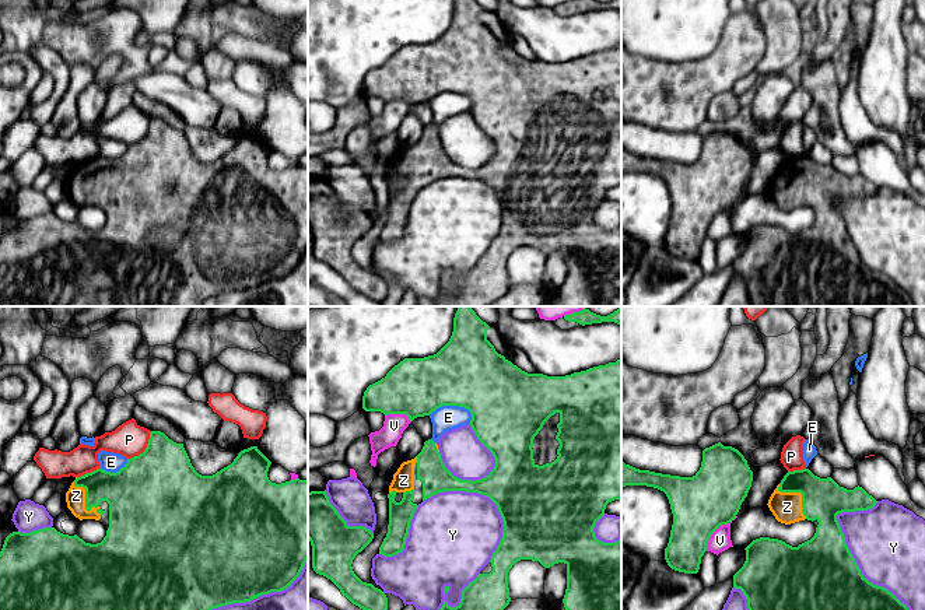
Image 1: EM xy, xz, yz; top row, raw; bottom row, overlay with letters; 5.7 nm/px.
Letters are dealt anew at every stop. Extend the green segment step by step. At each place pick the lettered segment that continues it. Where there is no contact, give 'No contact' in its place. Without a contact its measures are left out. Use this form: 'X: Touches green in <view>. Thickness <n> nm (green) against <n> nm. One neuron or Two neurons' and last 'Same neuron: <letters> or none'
E: Touches green in xz. Thickness 400 nm (green) against 140 nm. Two neurons
P: Touches green in xy. Thickness 480 nm (green) against 200 nm. Two neurons
V: Touches green in yz. Thickness 340 nm (green) against 120 nm. Two neurons
Y: Touches green in yz. Thickness 500 nm (green) against 420 nm. Two neurons
Z: Touches green in xy. Thickness 260 nm (green) against 110 nm. One neuron
Same neuron: Z

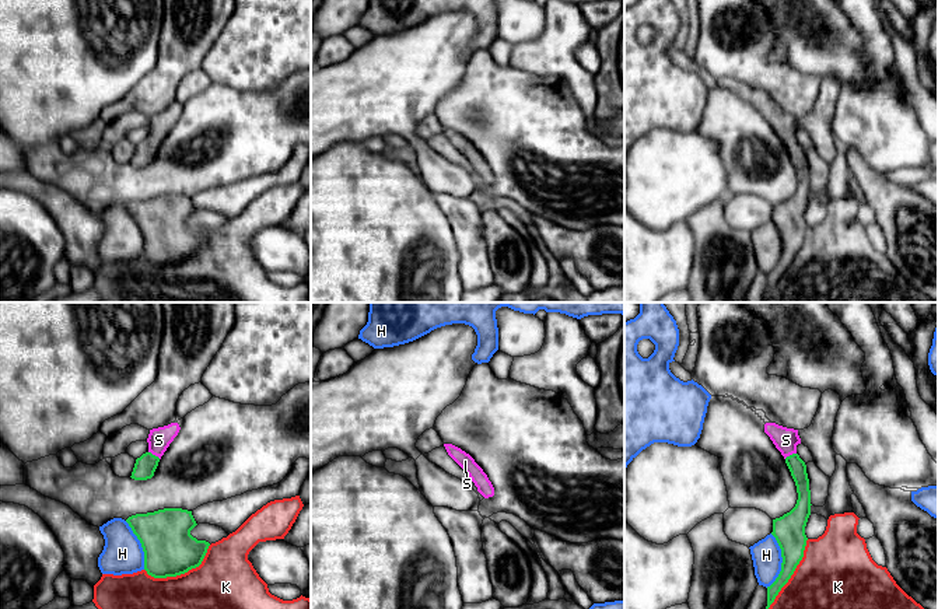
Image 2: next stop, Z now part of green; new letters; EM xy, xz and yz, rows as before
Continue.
H: Touches green in yz. Thickness 180 nm (green) against 170 nm. Two neurons
K: Touches green in xy. Thickness 300 nm (green) against 480 nm. Two neurons
S: Touches green in xy. Thickness 120 nm (green) against 130 nm. One neuron
Same neuron: S

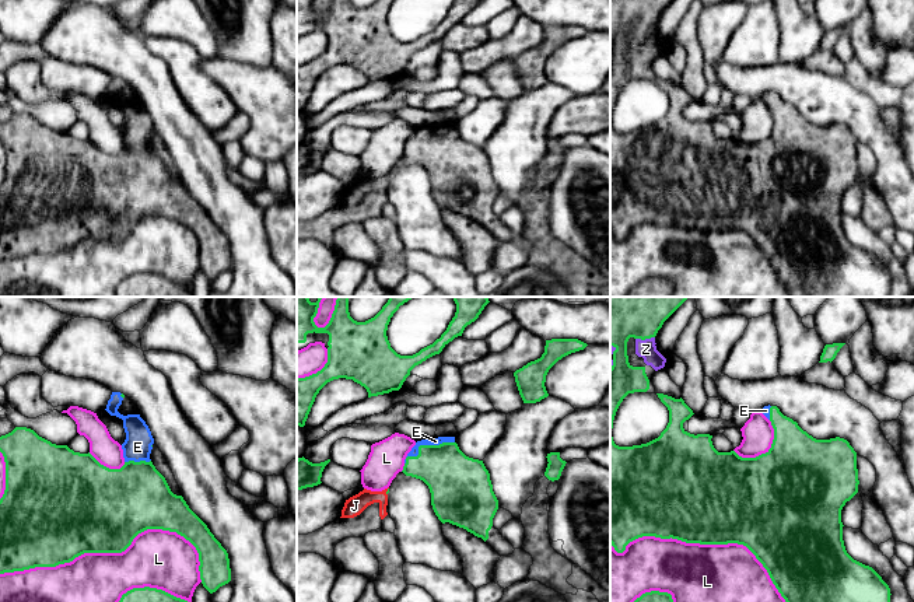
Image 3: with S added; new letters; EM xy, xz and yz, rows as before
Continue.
E: Touches green in xz. Thickness 300 nm (green) against 50 nm. One neuron
J: Touches green in xz. Thickness 20 nm (green) against 110 nm. One neuron
L: Touches green in xy. Thickness 480 nm (green) against 360 nm. Two neurons
Z: Touches green in yz. Thickness 190 nm (green) against 110 nm. One neuron
Same neuron: E, J, Z

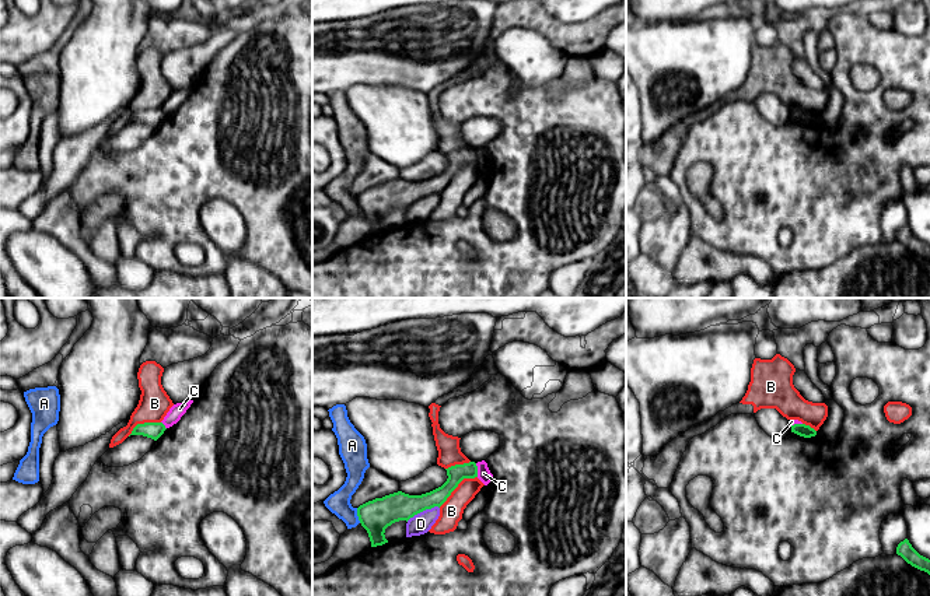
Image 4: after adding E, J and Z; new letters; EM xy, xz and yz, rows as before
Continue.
A: Touches green in xz. Thickness 180 nm (green) against 130 nm. Two neurons
B: Touches green in xz. Thickness 100 nm (green) against 130 nm. Two neurons
C: Touches green in xz. Thickness 100 nm (green) against 80 nm. Two neurons
D: Touches green in xz. Thickness 180 nm (green) against 120 nm. Two neurons
Same neuron: none

